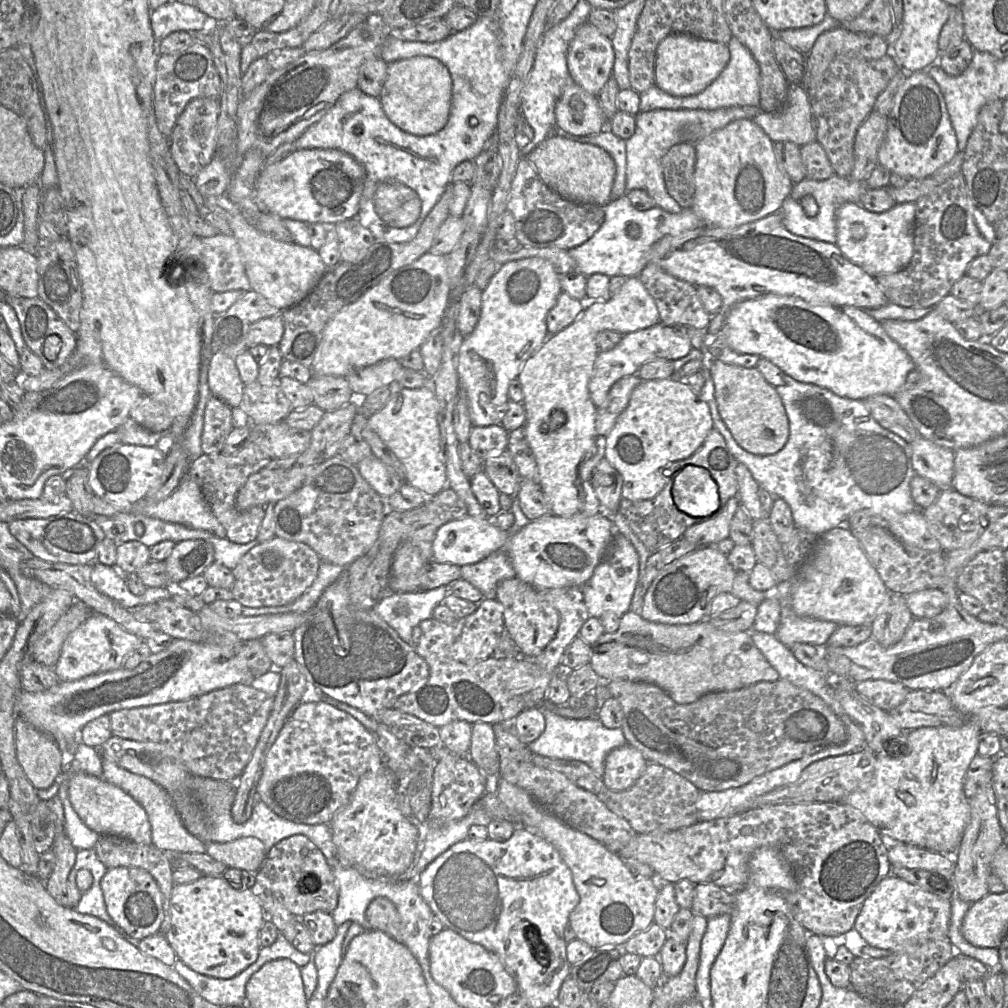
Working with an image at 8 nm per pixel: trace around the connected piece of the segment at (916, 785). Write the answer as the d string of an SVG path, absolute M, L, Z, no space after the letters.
M967 720L960 727L951 727L951 726L921 727L918 729L908 731L906 732L905 745L902 745L900 743L900 737L896 737L893 739L896 741L896 749L890 752L896 753L897 751L902 750L902 755L897 757L876 755L875 774L872 780L872 785L865 790L856 791L849 794L843 801L839 801L839 802L849 804L860 810L867 818L867 820L877 829L877 831L881 834L881 836L886 838L886 841L888 841L888 843L903 842L933 852L938 852L941 854L947 854L947 855L955 854L957 853L957 850L961 844L963 832L970 820L970 802L969 802L970 799L967 799L964 794L964 790L963 790L964 778L971 761L977 755L979 740L982 734L983 732L980 728L980 725L977 722L970 720Z

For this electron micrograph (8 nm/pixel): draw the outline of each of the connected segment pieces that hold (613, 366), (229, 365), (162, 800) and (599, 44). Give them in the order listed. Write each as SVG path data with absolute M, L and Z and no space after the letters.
M662 322L636 332L624 334L614 349L607 352L600 351L595 360L589 383L590 397L594 405L597 408L601 407L612 386L624 377L637 375L641 366L646 362L655 359L676 361L687 356L691 349L692 345L687 336L678 332L673 326L668 326Z
M221 352L212 354L208 366L208 386L212 395L224 401L230 408L239 407L244 383L234 358Z
M102 758L102 778L132 796L146 811L151 824L151 843L160 850L183 853L204 853L206 844L191 834L182 823L169 793L151 779L132 773L109 758Z
M588 21L581 24L567 51L567 67L572 80L598 97L613 75L614 63L612 39Z

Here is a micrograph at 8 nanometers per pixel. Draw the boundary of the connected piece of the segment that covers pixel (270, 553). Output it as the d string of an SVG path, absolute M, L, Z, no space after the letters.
M274 536L250 549L232 570L232 594L243 607L283 606L293 602L312 585L322 560L308 545Z

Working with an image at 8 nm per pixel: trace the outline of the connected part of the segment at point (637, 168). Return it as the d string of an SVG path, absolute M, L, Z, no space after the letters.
M734 106L719 108L716 110L703 109L655 109L647 112L639 112L636 117L636 128L634 134L626 141L626 189L643 189L654 200L655 206L670 213L679 213L682 207L668 193L665 185L661 160L668 150L683 142L683 132L689 125L699 125L705 129L705 135L721 129L729 123L738 119L753 119L757 114L763 112L755 106Z

